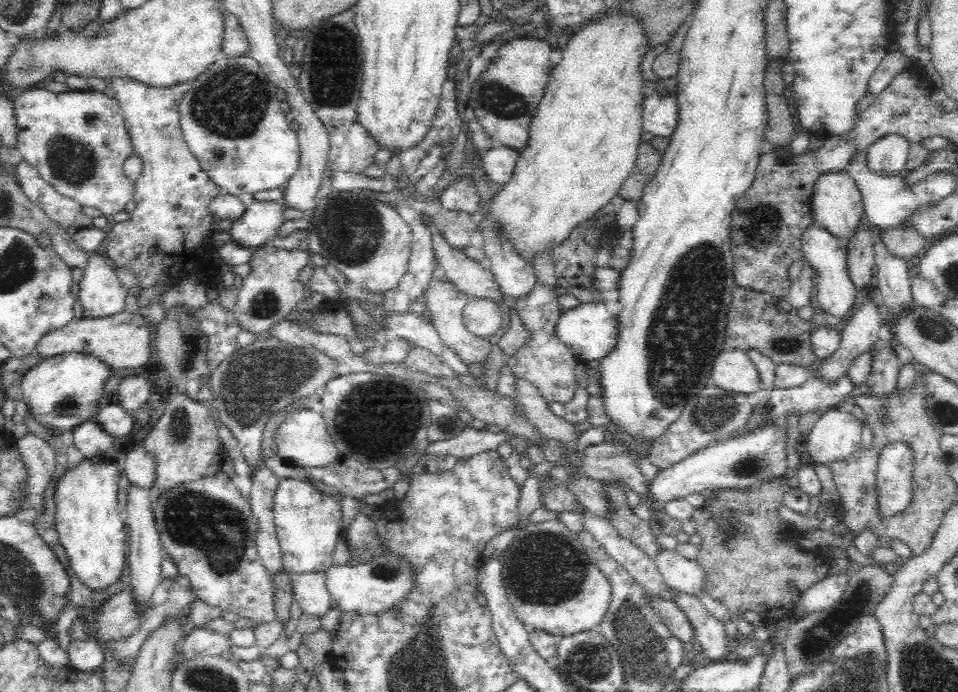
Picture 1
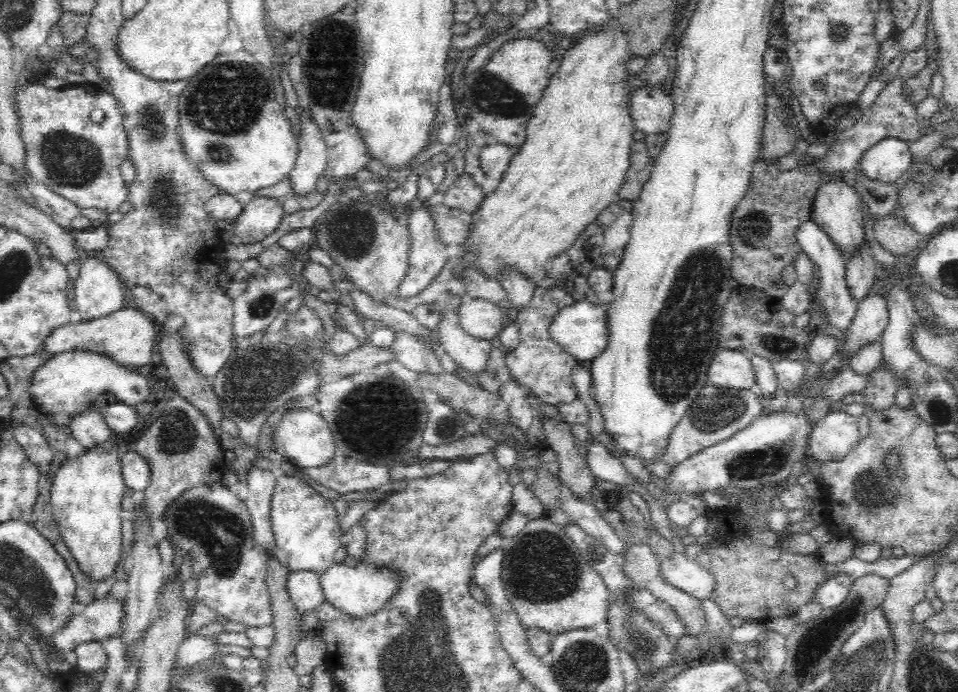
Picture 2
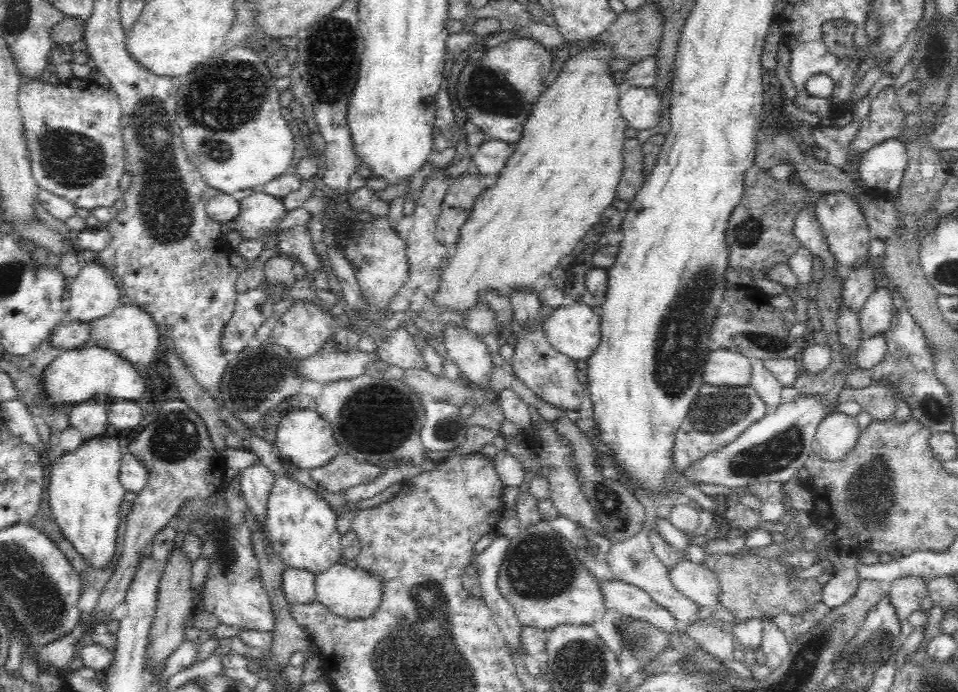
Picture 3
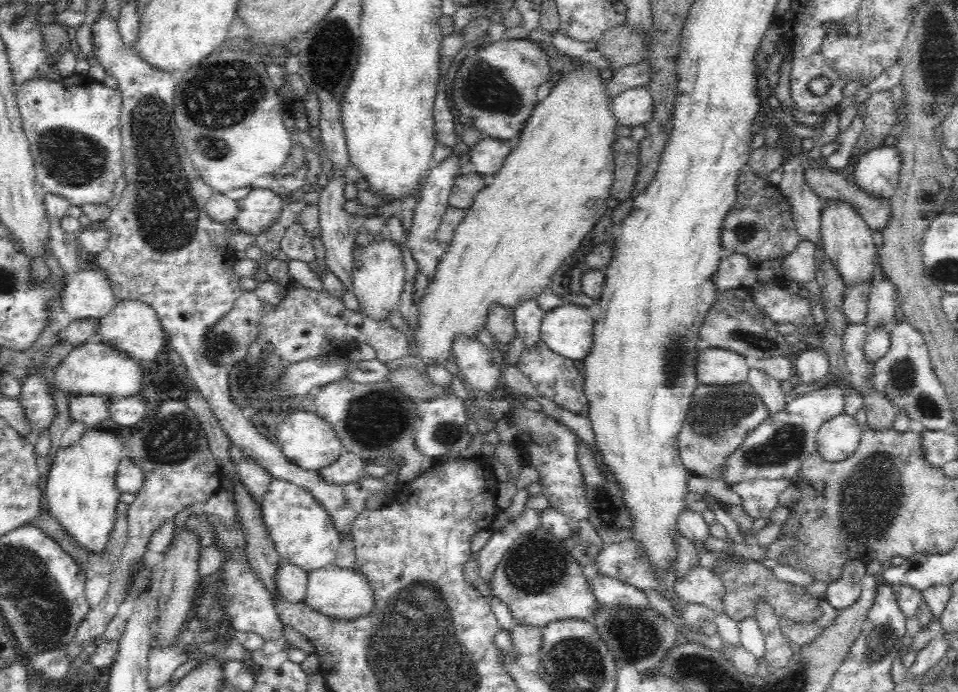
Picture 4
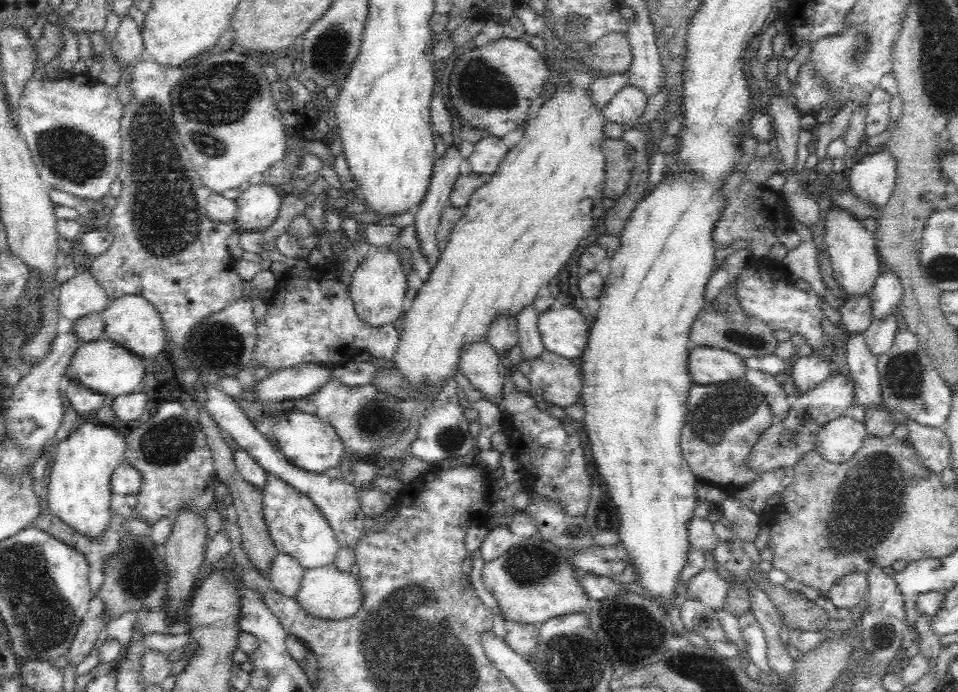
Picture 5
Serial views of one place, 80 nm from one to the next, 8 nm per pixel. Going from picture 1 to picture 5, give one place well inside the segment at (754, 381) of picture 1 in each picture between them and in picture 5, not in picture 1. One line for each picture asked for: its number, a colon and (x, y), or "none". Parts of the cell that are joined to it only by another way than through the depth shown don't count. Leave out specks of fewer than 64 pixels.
2: (728, 368)
3: (722, 368)
4: (714, 366)
5: (706, 365)

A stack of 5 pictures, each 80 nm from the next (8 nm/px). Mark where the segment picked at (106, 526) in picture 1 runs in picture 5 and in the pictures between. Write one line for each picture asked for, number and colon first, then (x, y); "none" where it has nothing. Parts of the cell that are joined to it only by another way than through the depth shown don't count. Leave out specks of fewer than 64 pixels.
2: (86, 493)
3: (84, 494)
4: (80, 490)
5: (79, 493)

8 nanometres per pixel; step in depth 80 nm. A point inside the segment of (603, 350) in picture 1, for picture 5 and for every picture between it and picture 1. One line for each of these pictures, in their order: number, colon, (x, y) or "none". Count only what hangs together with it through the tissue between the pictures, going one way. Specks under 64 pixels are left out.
2: (580, 329)
3: (573, 330)
4: (567, 330)
5: (563, 332)

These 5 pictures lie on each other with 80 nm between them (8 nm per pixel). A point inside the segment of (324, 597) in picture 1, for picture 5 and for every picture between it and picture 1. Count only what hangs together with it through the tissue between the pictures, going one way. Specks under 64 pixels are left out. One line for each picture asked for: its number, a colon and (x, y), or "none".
2: (303, 587)
3: (297, 584)
4: (291, 581)
5: (285, 574)

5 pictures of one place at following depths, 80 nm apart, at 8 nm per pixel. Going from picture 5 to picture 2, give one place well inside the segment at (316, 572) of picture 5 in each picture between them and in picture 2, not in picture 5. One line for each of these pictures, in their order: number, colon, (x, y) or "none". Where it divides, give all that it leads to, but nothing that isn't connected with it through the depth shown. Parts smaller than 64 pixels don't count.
2: (359, 591)
3: (349, 593)
4: (334, 592)

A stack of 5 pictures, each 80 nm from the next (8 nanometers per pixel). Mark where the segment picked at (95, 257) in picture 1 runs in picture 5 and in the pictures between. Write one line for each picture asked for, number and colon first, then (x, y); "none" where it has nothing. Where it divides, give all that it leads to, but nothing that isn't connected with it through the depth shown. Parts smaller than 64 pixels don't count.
2: (98, 292)
3: (93, 293)
4: (86, 294)
5: (81, 295)

